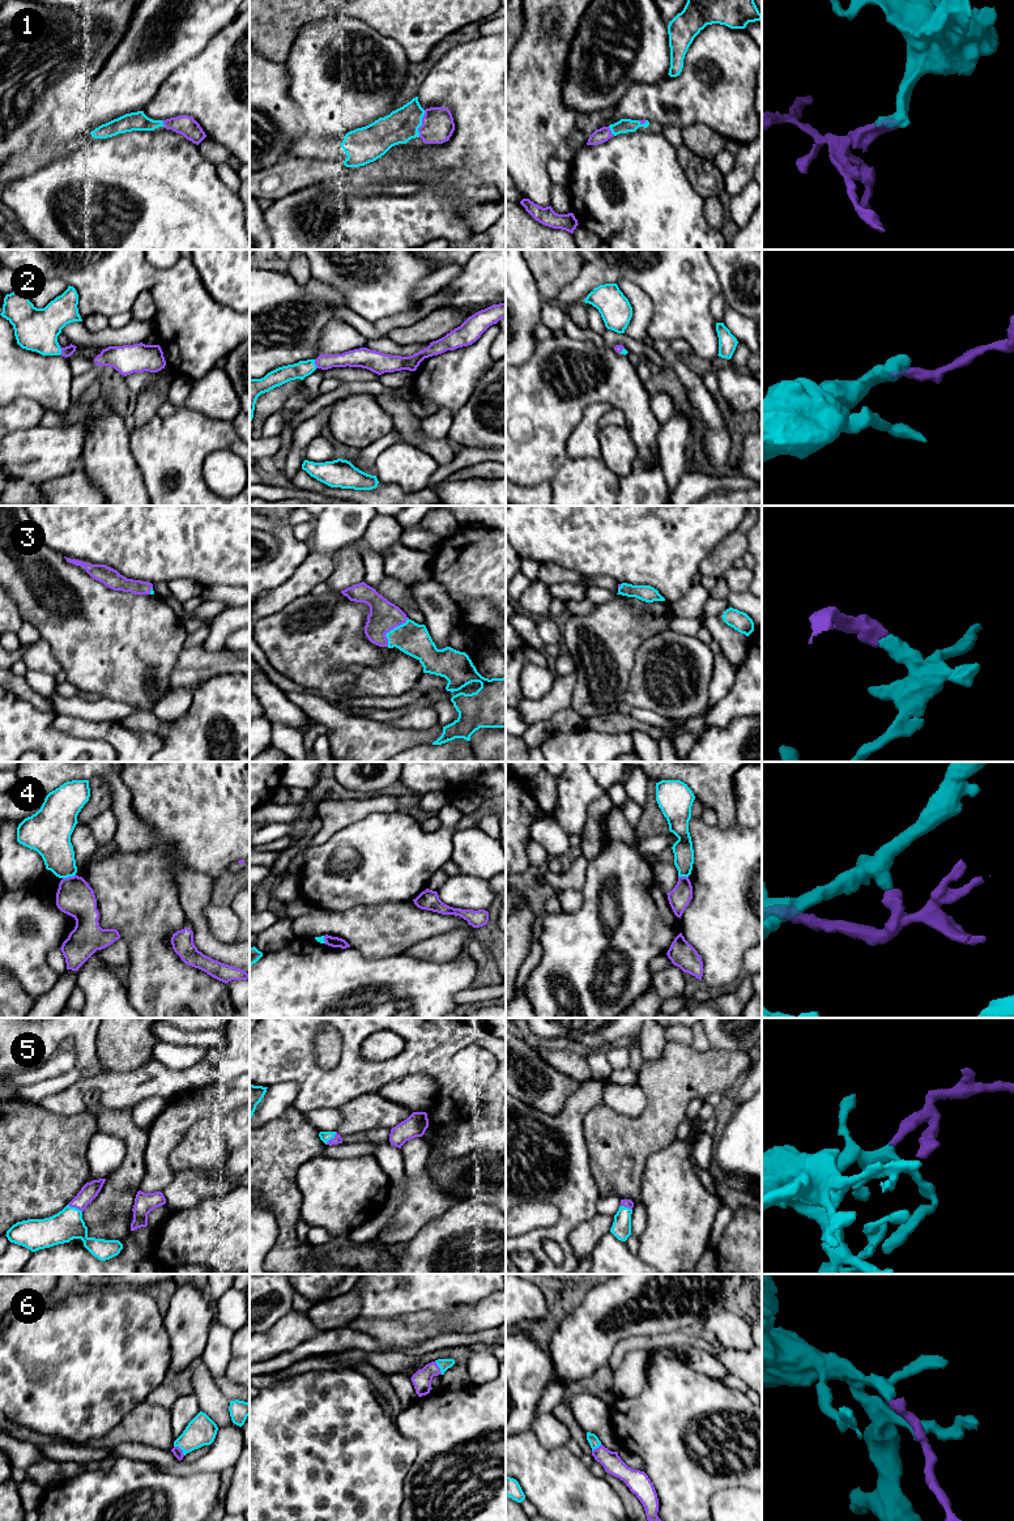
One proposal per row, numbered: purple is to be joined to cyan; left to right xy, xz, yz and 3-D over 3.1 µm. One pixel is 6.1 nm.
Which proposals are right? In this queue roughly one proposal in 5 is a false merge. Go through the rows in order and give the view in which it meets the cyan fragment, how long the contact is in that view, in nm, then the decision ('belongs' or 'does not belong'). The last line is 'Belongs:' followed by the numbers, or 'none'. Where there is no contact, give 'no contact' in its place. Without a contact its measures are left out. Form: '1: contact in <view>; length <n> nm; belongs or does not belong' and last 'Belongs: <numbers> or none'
1: contact in xz; length 170 nm; belongs
2: contact in xz; length 60 nm; belongs
3: contact in xz; length 220 nm; belongs
4: contact in xy; length 80 nm; does not belong
5: contact in xz; length 100 nm; belongs
6: contact in xy; length 90 nm; belongs
Belongs: 1, 2, 3, 5, 6

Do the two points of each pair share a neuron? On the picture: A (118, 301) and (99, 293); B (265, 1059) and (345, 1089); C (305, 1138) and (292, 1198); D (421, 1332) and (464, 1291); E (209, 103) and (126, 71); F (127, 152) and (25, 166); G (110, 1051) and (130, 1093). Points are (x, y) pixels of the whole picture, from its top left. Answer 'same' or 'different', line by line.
A: same
B: same
C: same
D: same
E: different
F: different
G: different

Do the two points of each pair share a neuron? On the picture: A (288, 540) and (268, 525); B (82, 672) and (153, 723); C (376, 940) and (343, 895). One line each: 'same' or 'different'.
A: different
B: different
C: different

